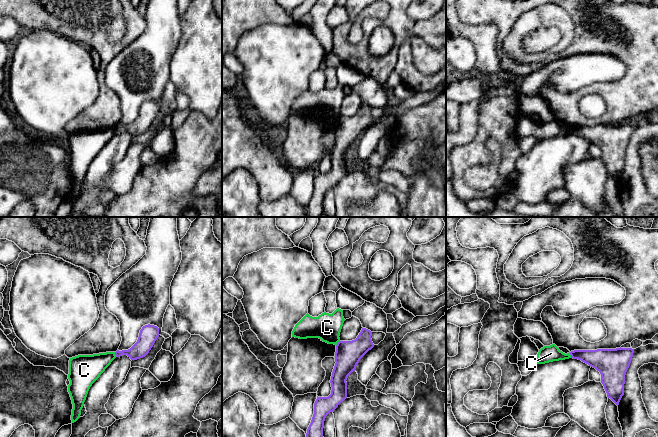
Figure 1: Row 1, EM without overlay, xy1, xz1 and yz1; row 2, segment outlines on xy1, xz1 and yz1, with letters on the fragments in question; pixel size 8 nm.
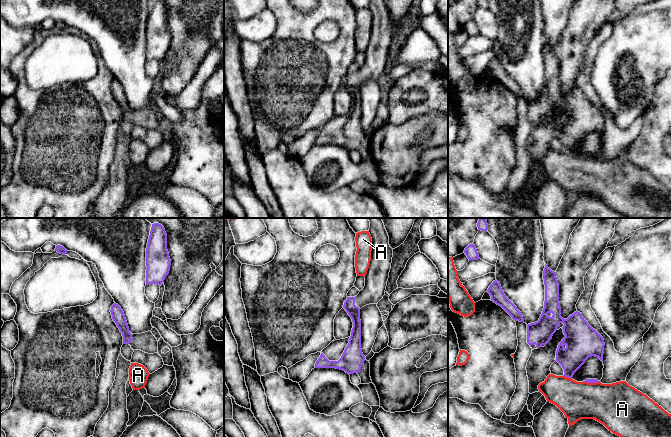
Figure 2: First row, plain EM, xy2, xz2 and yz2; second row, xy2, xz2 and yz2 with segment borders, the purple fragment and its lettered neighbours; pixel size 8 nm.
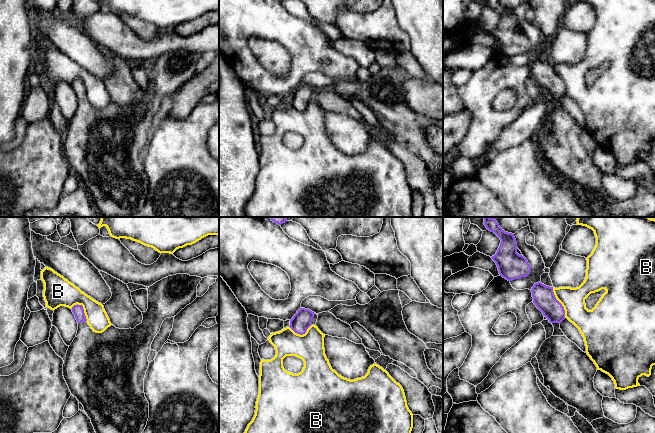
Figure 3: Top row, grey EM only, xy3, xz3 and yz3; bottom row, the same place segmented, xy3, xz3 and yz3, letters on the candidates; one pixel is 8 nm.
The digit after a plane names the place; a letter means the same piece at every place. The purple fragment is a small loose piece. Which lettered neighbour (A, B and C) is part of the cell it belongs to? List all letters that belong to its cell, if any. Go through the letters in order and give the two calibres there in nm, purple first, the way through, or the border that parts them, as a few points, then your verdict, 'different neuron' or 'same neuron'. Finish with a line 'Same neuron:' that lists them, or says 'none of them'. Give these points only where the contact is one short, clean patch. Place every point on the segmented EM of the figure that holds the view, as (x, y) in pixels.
A: 220 nm thick on the purple side, 300 nm on the other; different neuron
B: 180 nm thick on the purple side, 190 nm on the other; border along yz3 (552, 287), (555, 298), (563, 307), (565, 317); different neuron
C: 170 nm thick on the purple side, 130 nm on the other; border along yz1 (569, 352), (571, 357); different neuron
Same neuron: none of them

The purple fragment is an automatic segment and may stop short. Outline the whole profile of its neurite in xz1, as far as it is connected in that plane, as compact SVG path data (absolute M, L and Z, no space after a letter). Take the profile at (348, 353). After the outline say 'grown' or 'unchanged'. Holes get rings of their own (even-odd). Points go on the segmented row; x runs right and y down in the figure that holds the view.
M362 328L355 340L339 341L336 345L335 366L331 376L331 394L318 397L314 403L314 414L306 437L323 437L324 421L330 412L347 398L347 378L355 371L360 359L374 347L372 332Z; unchanged

